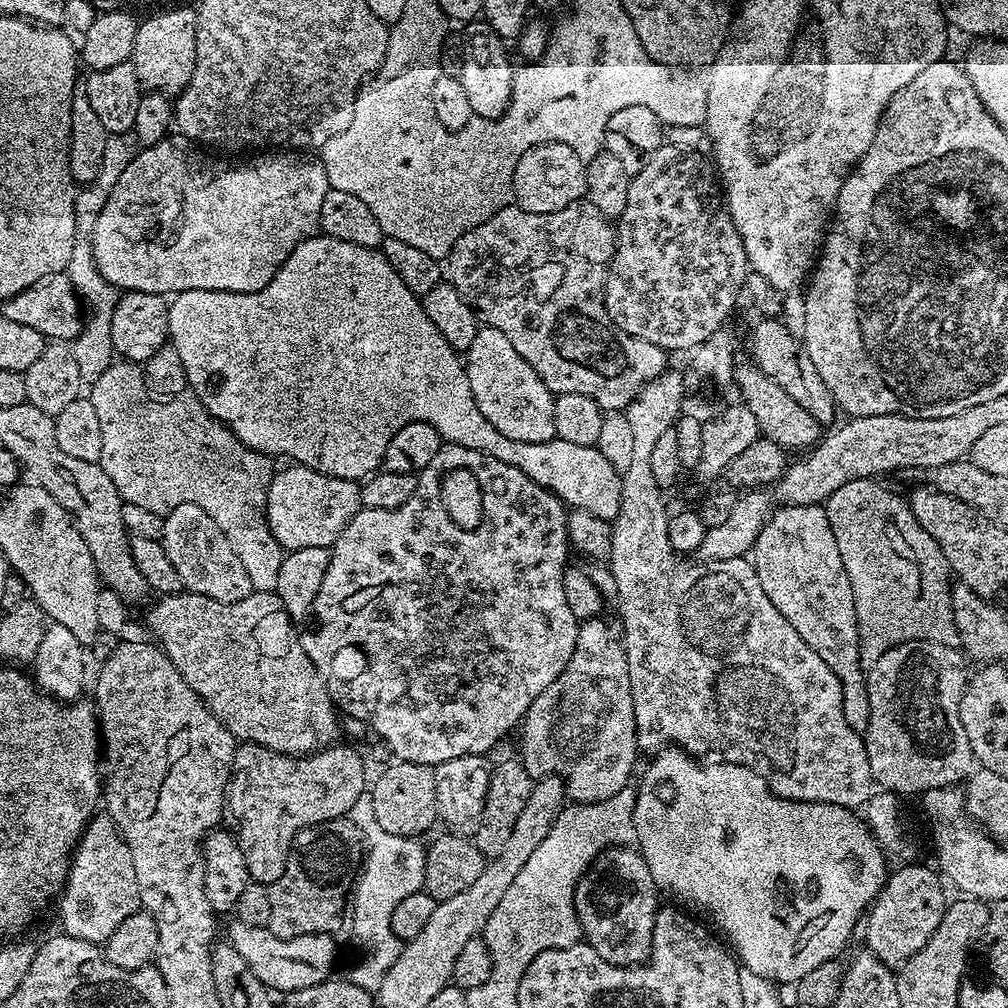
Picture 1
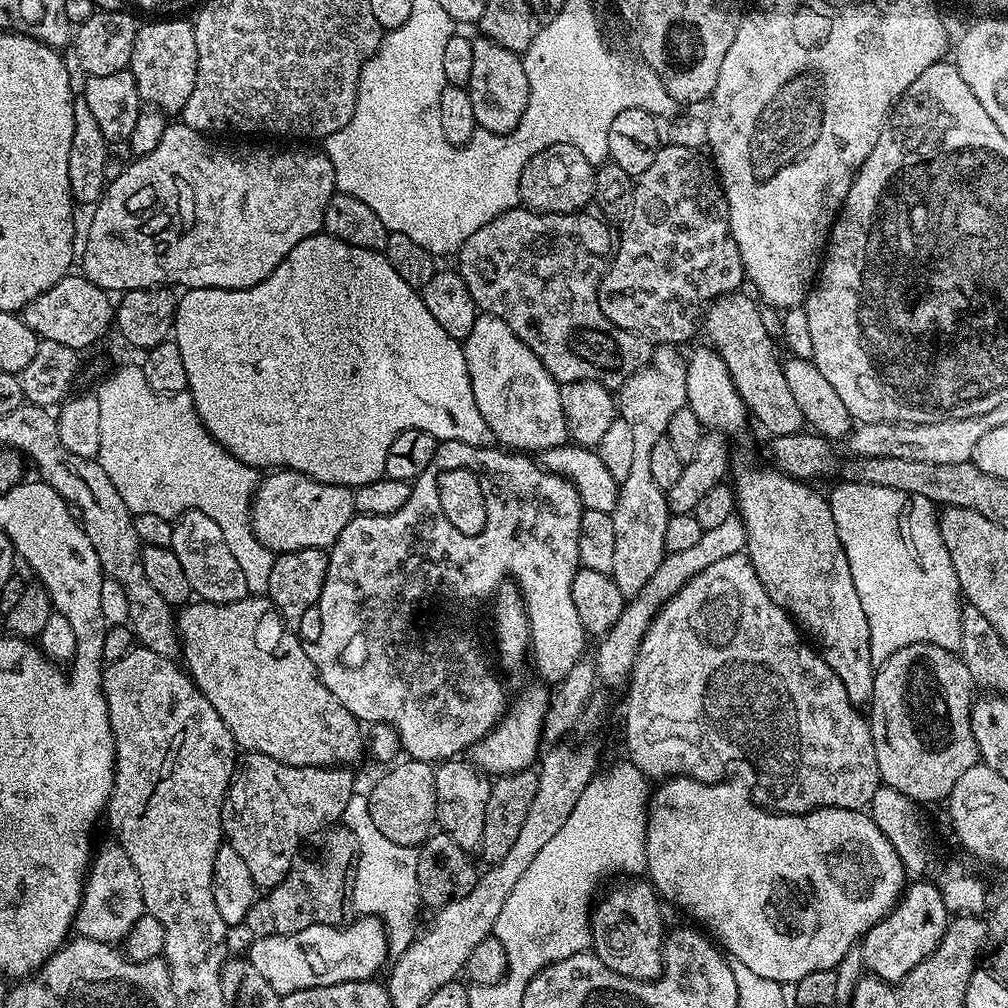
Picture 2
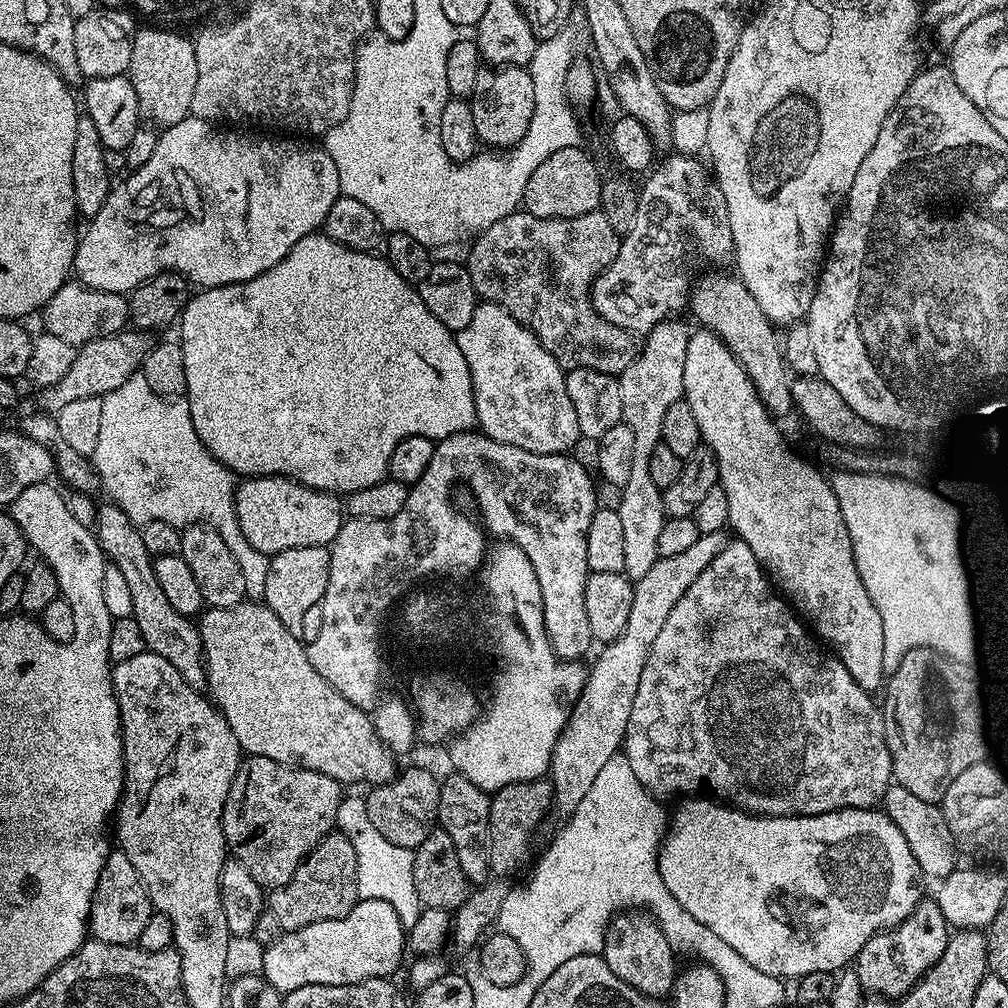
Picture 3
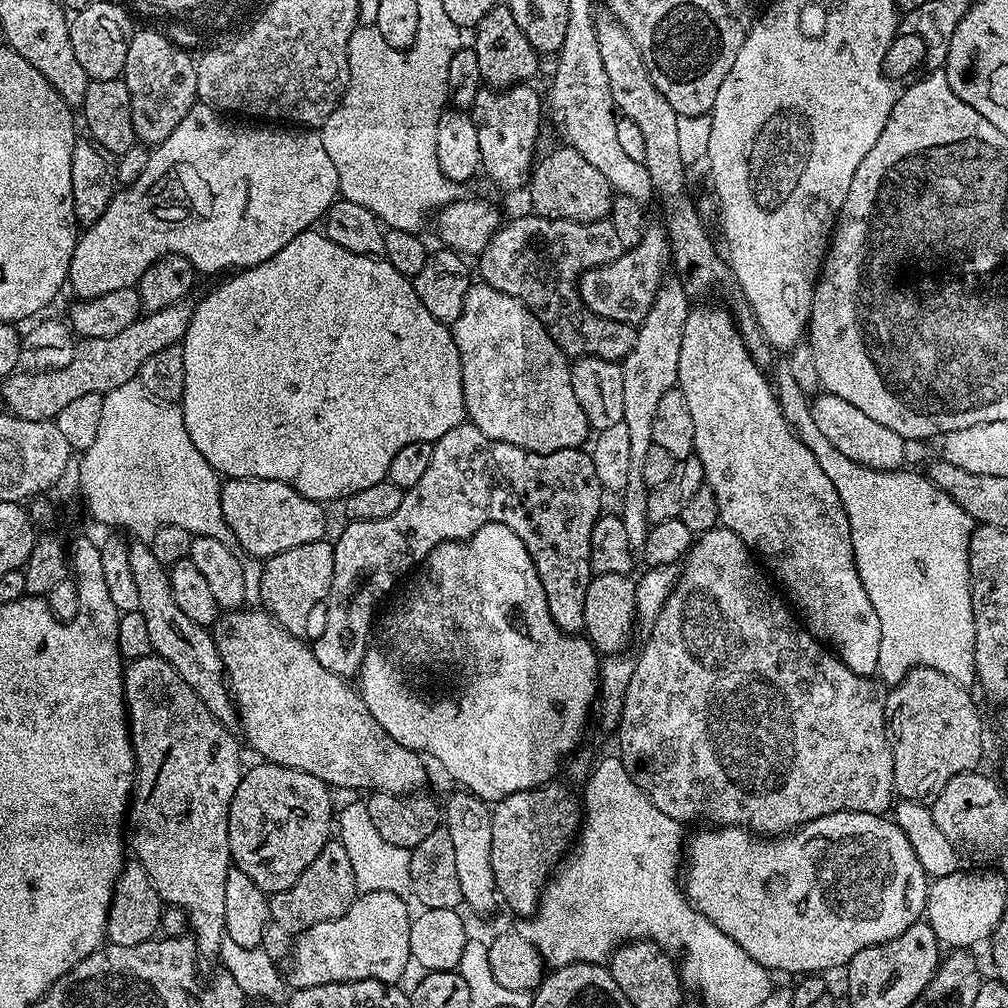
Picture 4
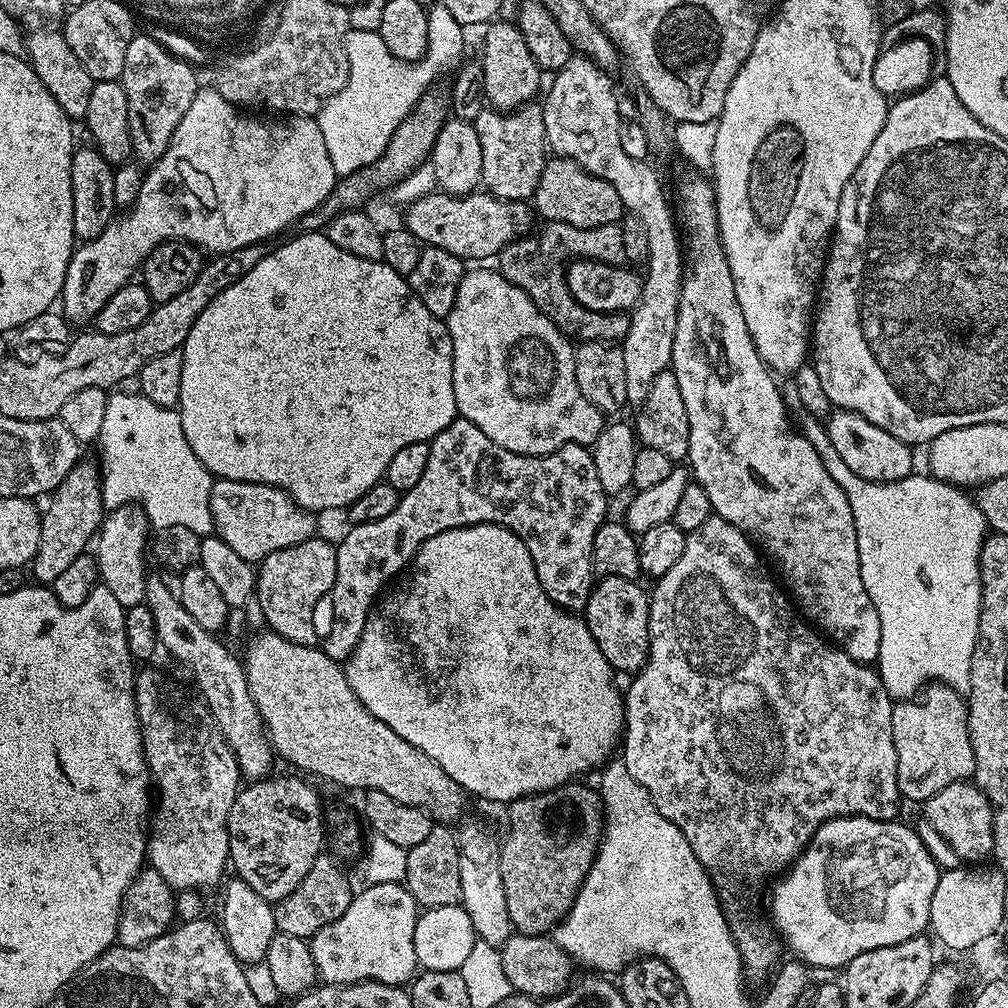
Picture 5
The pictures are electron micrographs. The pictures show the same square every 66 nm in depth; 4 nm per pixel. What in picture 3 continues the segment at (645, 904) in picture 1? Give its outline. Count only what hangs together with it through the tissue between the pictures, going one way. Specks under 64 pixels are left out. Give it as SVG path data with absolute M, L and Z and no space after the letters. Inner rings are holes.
M625 910L616 913L608 922L604 932L604 950L602 953L606 966L622 978L634 990L644 996L664 998L676 985L678 967L677 953L673 952L666 934L657 926L656 921L643 910Z

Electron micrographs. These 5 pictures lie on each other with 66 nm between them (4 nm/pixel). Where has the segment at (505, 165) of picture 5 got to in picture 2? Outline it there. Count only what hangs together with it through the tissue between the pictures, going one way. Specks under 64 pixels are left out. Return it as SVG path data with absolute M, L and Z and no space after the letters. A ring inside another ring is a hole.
M482 34L472 40L472 49L474 63L466 87L470 94L470 106L474 106L474 118L479 127L504 136L522 122L522 114L526 114L528 105L528 79L521 53L506 50Z

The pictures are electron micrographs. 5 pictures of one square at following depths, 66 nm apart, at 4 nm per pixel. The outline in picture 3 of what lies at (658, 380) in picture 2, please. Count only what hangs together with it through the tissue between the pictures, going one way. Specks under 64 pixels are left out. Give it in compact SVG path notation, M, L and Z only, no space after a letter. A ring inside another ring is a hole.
M680 318L658 322L658 326L654 326L643 337L630 366L626 366L626 370L618 377L618 398L622 398L624 415L622 422L630 426L630 431L634 433L634 463L626 486L619 489L620 504L616 508L621 519L625 550L623 572L631 580L646 574L657 557L658 535L664 521L664 502L662 489L654 486L654 478L650 478L650 454L654 454L654 446L662 442L662 418L666 416L666 410L682 399L684 394L689 335L690 328Z

